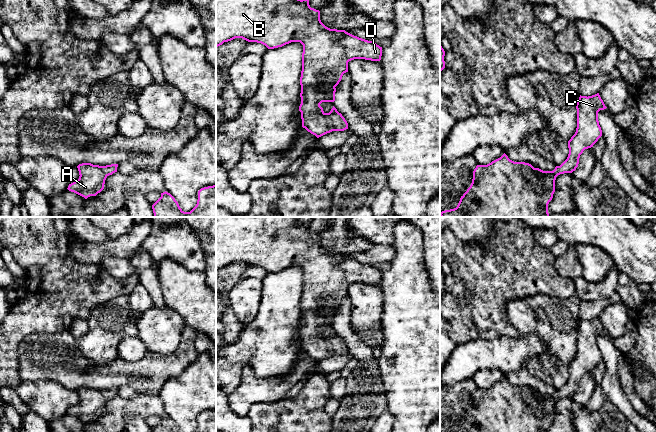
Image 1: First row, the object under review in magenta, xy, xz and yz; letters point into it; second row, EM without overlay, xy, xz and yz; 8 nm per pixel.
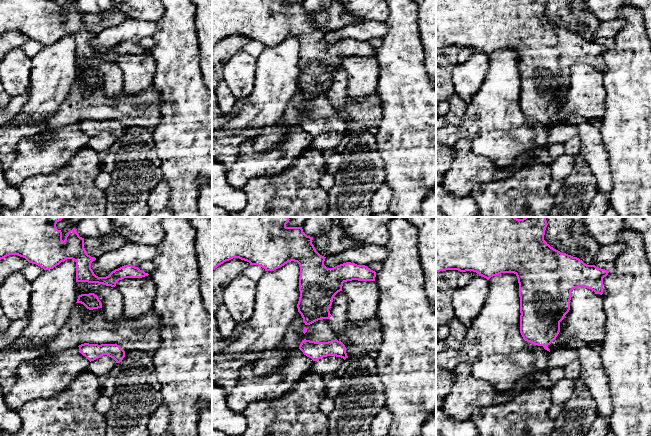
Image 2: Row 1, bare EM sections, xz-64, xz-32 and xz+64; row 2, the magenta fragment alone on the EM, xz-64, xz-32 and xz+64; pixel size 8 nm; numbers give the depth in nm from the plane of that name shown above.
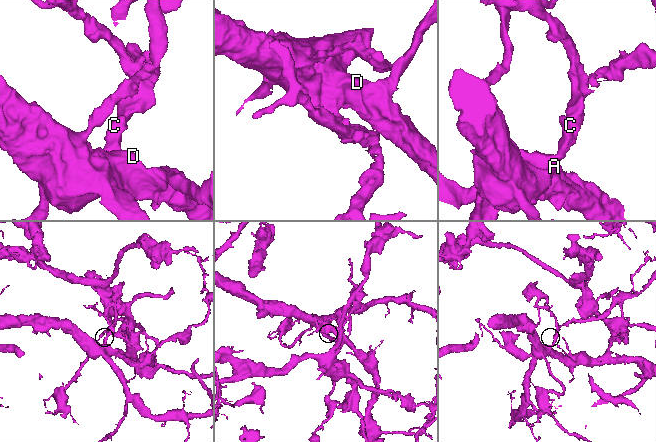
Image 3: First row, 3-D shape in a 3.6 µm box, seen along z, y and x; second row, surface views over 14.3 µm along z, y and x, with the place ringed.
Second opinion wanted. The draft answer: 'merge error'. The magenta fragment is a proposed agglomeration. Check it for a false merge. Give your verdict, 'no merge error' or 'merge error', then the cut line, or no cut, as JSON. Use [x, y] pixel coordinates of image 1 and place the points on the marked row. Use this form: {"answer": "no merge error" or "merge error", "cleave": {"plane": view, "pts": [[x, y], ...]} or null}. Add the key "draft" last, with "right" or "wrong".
{"answer": "no merge error", "cleave": null, "draft": "wrong"}

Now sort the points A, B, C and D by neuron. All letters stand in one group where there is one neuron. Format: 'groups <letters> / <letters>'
groups A B C D

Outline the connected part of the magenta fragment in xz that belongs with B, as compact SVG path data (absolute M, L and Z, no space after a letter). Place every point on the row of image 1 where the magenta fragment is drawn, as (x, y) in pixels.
M216 0L216 47L235 38L261 43L268 49L282 47L291 42L300 42L303 45L299 111L302 127L317 138L332 131L348 129L347 121L334 106L329 113L325 113L320 106L322 102L335 101L335 87L343 74L348 72L348 62L354 59L380 61L382 56L382 47L375 42L359 38L345 30L326 27L320 20L320 11L311 8L309 0Z

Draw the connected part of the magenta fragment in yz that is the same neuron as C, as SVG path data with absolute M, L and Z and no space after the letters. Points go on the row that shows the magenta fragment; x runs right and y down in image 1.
M599 93L588 97L580 95L576 104L576 132L568 141L569 154L560 166L553 171L543 171L529 163L514 162L504 153L487 165L477 165L472 183L461 196L457 207L442 211L440 217L549 217L548 204L555 192L556 177L575 171L583 151L593 147L602 136L598 112L606 108Z

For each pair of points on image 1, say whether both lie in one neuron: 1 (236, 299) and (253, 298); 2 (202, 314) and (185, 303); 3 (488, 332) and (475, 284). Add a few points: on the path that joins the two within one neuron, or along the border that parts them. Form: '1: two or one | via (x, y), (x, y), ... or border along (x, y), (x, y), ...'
1: one | via (240, 299), (249, 298)
2: one | via (198, 310), (189, 303)
3: one | via (488, 320), (485, 296)

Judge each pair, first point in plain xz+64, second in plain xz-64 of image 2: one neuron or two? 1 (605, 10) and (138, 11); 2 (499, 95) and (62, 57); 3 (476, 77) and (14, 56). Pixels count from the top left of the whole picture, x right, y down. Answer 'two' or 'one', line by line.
1: one
2: one
3: one

